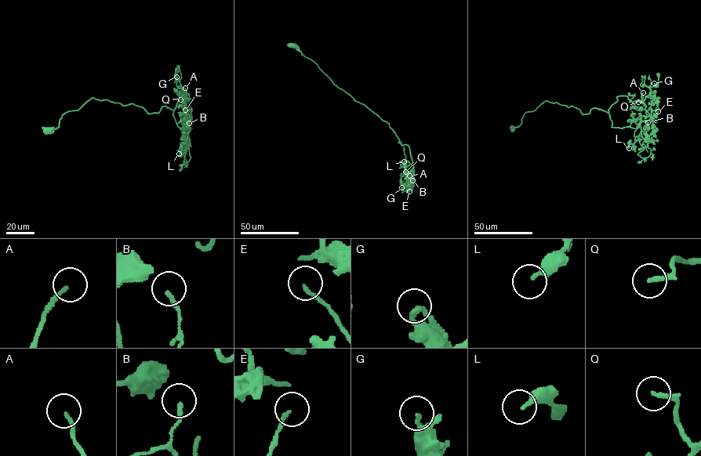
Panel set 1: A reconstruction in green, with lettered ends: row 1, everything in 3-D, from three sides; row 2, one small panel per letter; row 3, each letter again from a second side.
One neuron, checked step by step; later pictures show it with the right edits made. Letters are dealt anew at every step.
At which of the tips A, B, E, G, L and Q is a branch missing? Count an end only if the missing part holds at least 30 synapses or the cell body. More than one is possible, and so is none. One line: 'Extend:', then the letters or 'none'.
Extend: A, Q

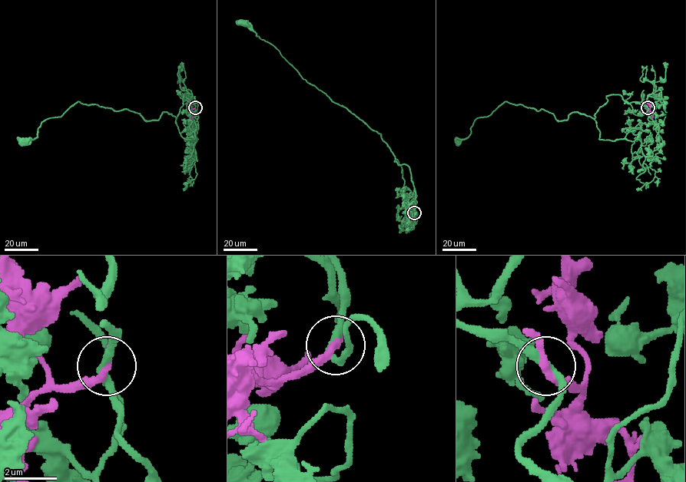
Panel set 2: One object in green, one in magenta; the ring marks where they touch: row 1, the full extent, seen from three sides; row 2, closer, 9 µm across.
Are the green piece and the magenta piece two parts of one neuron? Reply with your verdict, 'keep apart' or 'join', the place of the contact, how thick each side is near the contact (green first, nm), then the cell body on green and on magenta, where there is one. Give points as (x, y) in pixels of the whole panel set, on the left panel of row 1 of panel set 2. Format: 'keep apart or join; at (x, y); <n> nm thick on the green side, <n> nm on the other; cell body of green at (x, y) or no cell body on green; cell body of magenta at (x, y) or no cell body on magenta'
join; at (195, 107); 280 nm thick on the green side, 260 nm on the other; cell body of green at (23, 141); no cell body on magenta

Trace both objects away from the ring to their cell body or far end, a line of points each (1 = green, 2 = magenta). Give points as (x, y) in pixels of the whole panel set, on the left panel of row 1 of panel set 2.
1: (195, 107), (183, 94), (176, 118), (163, 112), (147, 121), (127, 109), (77, 101), (23, 141)
2: (195, 107), (189, 113), (193, 119)

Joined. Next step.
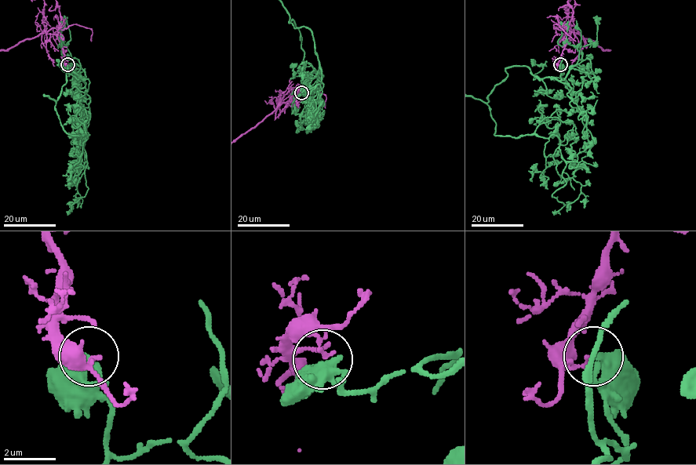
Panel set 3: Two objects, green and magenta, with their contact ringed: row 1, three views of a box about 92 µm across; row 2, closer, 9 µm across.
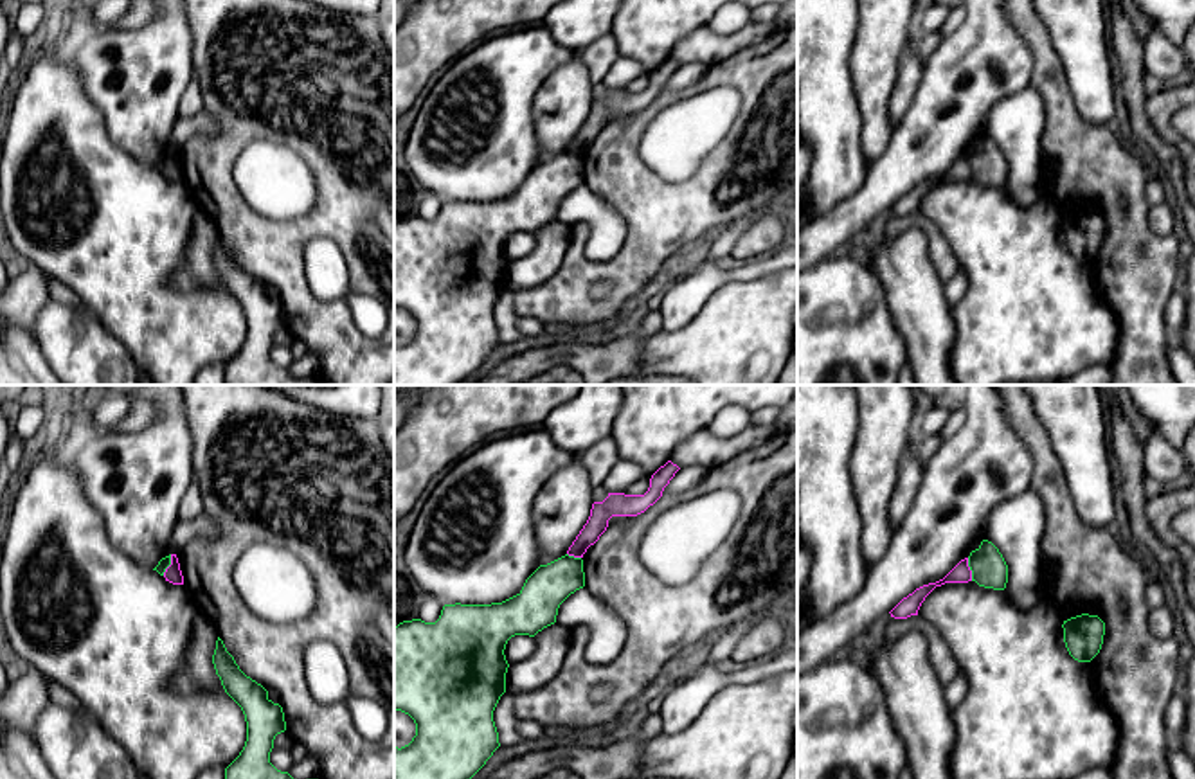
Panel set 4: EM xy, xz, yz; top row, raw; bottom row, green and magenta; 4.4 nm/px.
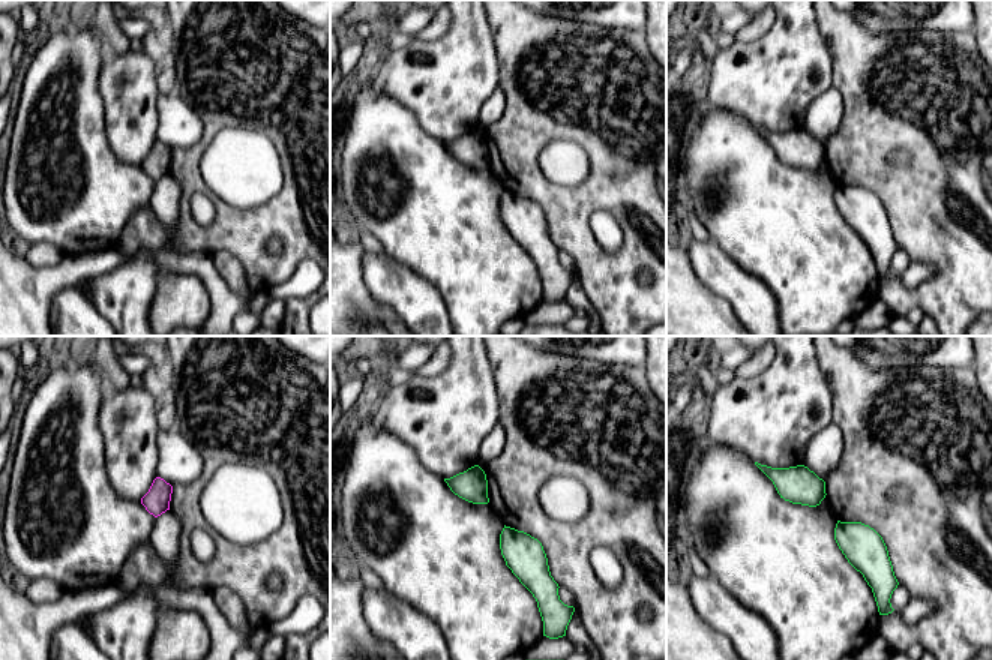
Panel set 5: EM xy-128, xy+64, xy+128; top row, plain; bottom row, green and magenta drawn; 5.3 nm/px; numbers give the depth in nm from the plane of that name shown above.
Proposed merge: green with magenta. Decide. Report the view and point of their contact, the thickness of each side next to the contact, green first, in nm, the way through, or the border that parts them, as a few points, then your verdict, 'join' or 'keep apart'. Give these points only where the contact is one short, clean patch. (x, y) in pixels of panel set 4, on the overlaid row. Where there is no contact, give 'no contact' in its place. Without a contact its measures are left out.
yz (970, 569) | 160/90 nm | along yz (967, 558), (972, 580) | keep apart

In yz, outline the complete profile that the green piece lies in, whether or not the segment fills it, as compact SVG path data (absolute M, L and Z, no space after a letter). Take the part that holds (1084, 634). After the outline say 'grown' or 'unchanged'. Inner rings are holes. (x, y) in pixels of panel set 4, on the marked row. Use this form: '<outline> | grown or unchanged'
M1082 613L1064 621L1064 642L1078 662L1091 662L1101 649L1105 622L1098 615Z | unchanged

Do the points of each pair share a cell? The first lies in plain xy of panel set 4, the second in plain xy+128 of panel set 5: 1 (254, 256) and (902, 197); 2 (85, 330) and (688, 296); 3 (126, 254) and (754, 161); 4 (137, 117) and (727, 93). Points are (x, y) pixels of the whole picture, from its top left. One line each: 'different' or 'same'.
1: same
2: different
3: same
4: same

